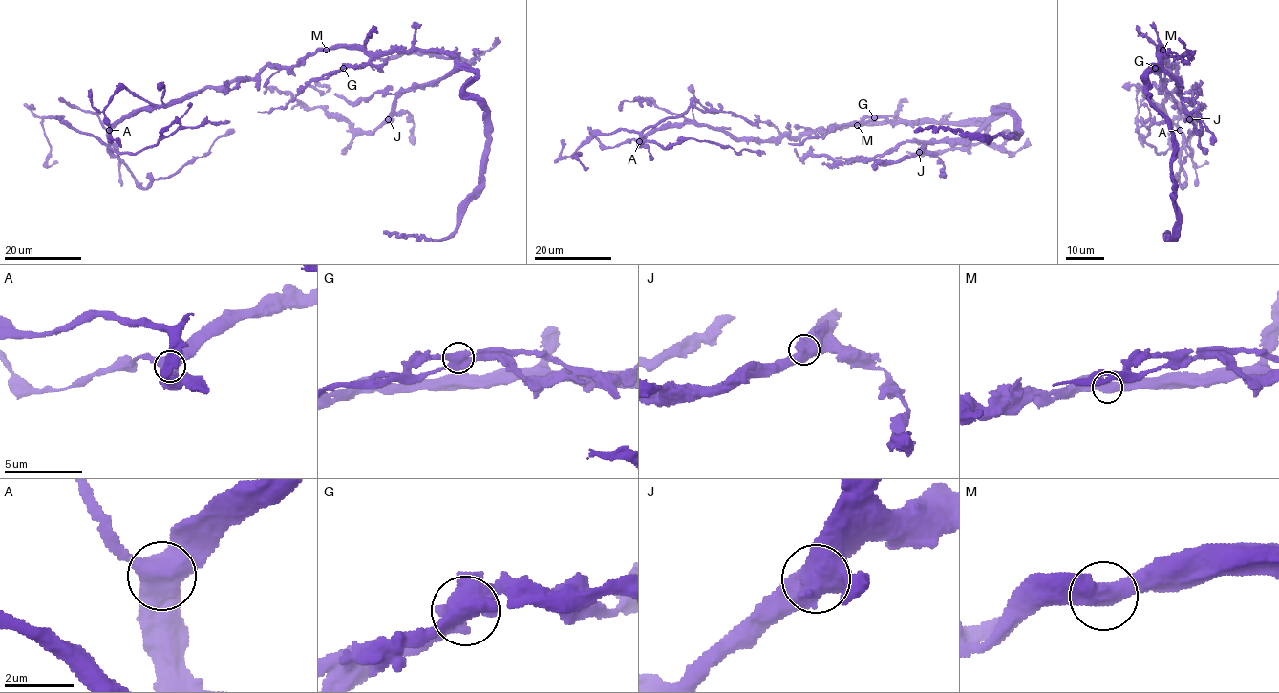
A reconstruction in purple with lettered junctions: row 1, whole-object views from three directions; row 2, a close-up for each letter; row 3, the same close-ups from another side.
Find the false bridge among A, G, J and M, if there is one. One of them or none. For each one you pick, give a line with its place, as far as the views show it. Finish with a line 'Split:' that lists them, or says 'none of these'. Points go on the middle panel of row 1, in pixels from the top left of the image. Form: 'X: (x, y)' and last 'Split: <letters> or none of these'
Split: none of these

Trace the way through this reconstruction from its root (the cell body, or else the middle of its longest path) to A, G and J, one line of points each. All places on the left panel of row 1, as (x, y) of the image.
A: (315, 52), (295, 66), (268, 64), (254, 79), (204, 86), (162, 106), (134, 109), (108, 130)
G: (315, 52), (357, 48), (370, 58), (364, 66), (344, 68)
J: (315, 52), (442, 52), (455, 60), (441, 78), (409, 87), (388, 119)

